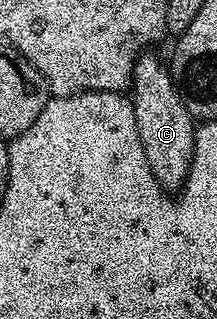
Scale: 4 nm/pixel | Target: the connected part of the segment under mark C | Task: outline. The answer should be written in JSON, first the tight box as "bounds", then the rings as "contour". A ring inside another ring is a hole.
{"bounds":[133,51,196,190],"contour":[[[144,51],[136,59],[134,89],[133,104],[137,119],[137,135],[141,139],[145,159],[164,190],[182,190],[195,154],[196,118],[192,117],[191,112],[185,107],[164,58],[162,61],[155,51]]]}

